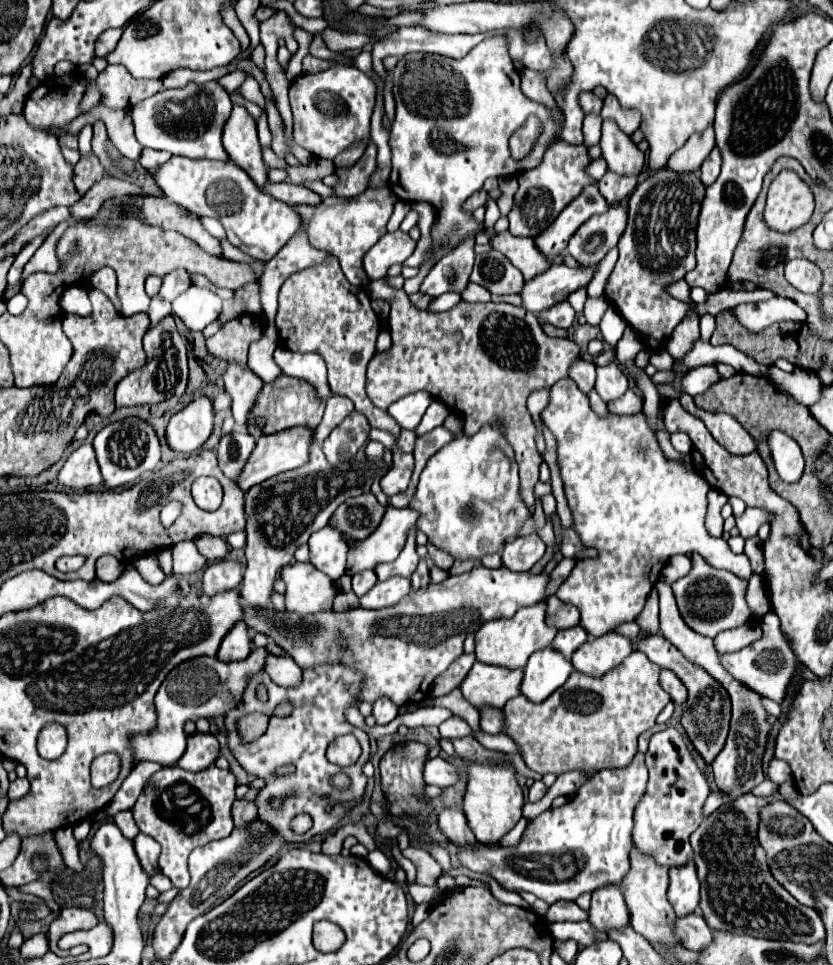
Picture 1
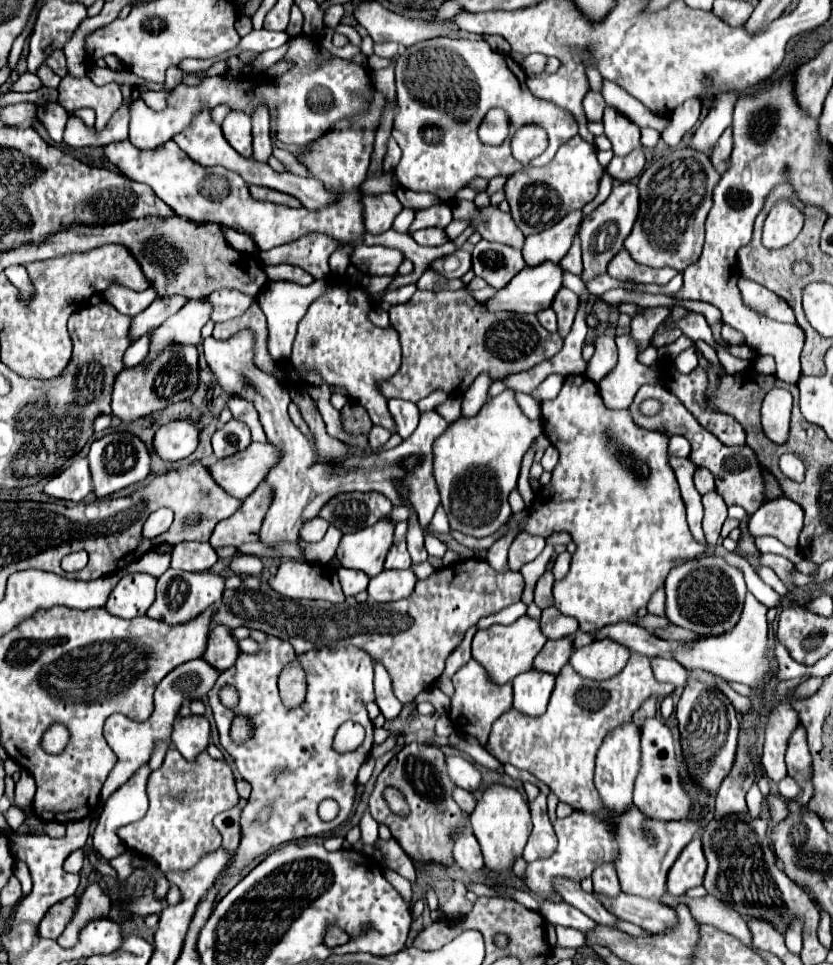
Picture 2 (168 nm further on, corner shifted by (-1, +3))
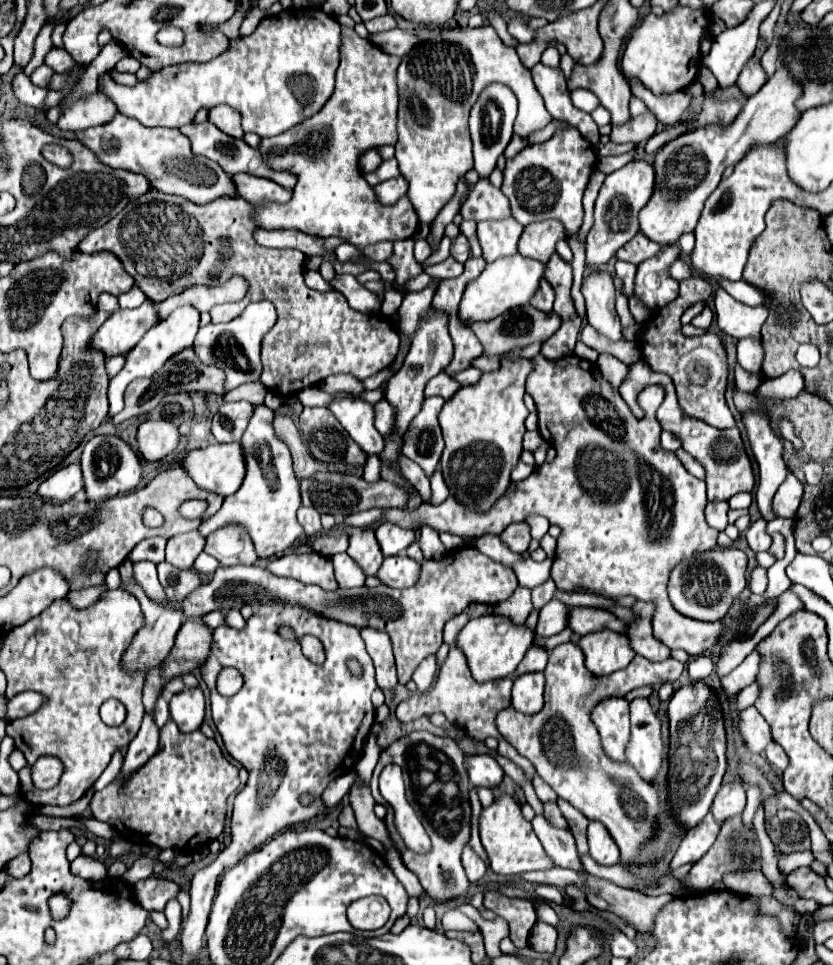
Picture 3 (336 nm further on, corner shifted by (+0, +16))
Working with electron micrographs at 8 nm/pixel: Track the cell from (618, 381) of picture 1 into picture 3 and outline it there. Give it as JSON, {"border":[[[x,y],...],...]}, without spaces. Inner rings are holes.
{"border":[[[592,272],[584,278],[582,294],[586,298],[588,324],[610,340],[622,338],[620,318],[614,310],[614,284],[608,272]]]}

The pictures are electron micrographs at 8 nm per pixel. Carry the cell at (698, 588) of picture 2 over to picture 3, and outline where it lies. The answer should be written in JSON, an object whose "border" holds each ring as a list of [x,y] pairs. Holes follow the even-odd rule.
{"border":[[[712,548],[698,556],[686,558],[674,566],[668,582],[668,596],[672,606],[694,620],[722,620],[732,602],[746,588],[746,554],[738,548]]]}

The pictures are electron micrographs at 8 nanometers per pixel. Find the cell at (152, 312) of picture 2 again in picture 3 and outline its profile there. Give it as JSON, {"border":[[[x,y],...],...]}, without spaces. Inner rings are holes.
{"border":[[[146,300],[136,310],[116,310],[96,332],[92,346],[102,350],[106,358],[128,352],[156,322],[158,312],[152,300]]]}

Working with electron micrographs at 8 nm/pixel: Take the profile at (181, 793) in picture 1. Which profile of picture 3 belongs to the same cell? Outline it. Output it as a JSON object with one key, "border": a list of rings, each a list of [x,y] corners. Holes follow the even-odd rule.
{"border":[[[170,720],[160,730],[160,748],[148,760],[148,764],[140,768],[122,788],[108,784],[104,790],[94,792],[90,808],[96,820],[110,824],[128,842],[172,850],[196,850],[222,834],[226,818],[226,800],[232,792],[238,790],[238,786],[238,768],[224,758],[216,740],[206,738],[200,730],[182,734],[178,726]]]}

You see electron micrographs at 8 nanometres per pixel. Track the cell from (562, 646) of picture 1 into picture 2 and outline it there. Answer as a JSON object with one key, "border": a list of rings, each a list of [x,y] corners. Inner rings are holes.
{"border":[[[559,639],[559,641],[547,641],[541,649],[539,657],[535,657],[533,669],[543,673],[557,675],[559,669],[569,661],[573,653],[573,641],[571,639]]]}

